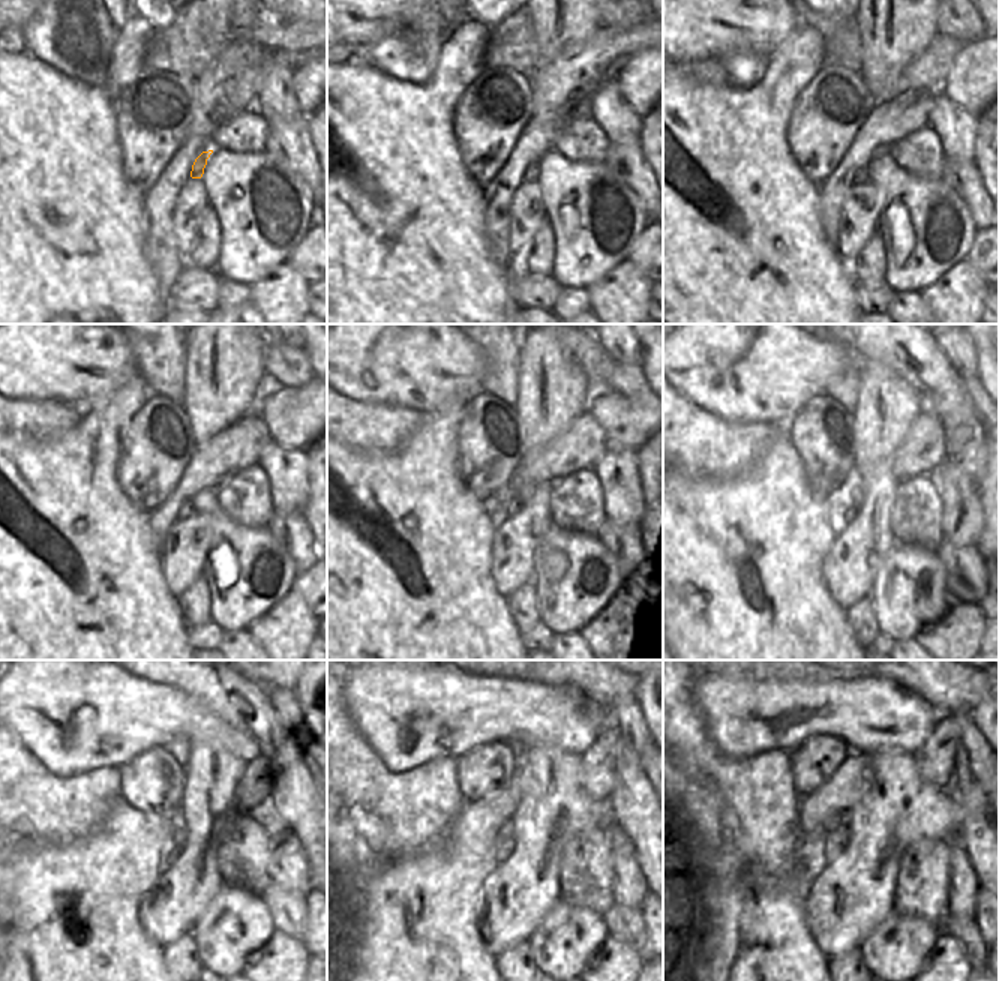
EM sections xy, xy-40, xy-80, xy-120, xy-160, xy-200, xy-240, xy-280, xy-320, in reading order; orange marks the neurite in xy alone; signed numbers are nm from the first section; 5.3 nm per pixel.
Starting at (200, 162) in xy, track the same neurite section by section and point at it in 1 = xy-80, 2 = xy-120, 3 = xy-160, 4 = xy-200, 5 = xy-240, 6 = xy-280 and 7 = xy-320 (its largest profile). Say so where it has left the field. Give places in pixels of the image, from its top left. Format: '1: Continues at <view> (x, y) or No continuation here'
1: Continues at xy-80 (863, 176)
2: Continues at xy-120 (188, 509)
3: Continues at xy-160 (513, 506)
4: Continues at xy-200 (846, 497)
5: Continues at xy-240 (176, 836)
6: Continues at xy-280 (506, 840)
7: Continues at xy-320 (837, 839).

